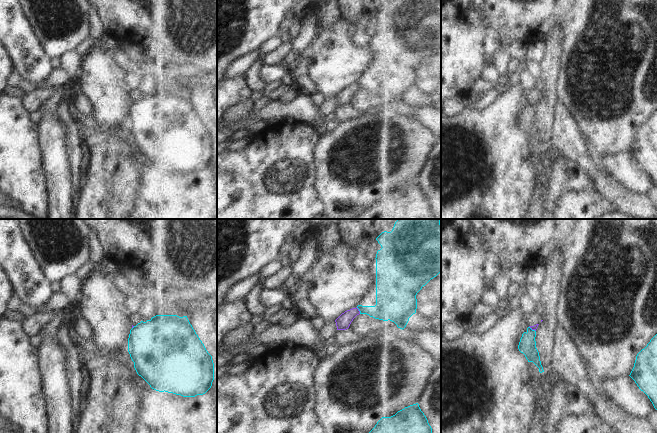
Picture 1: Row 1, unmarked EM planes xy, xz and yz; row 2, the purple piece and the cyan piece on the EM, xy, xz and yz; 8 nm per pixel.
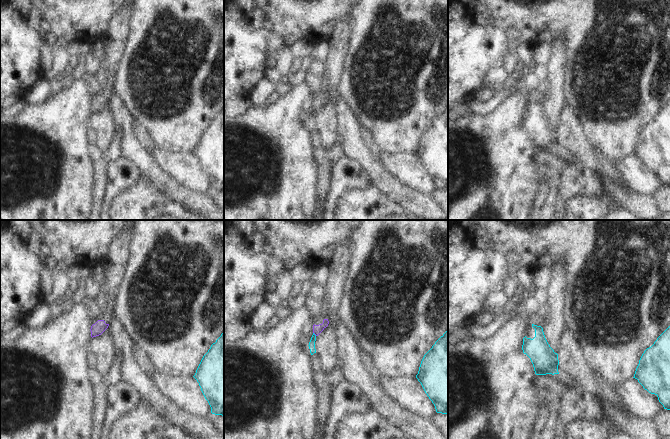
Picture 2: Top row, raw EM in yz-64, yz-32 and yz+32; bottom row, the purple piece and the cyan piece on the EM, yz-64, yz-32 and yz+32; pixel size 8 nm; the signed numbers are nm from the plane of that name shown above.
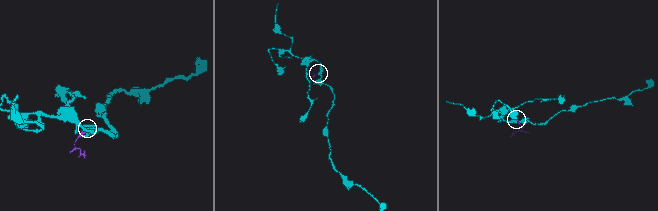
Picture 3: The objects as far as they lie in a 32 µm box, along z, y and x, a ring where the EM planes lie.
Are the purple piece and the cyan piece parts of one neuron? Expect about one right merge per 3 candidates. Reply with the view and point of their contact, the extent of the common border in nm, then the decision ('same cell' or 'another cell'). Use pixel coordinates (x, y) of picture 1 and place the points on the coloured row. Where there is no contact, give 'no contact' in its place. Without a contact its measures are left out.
contact xz (358, 310); length 70 nm; another cell

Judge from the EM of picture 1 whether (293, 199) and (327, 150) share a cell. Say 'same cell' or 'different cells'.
different cells

